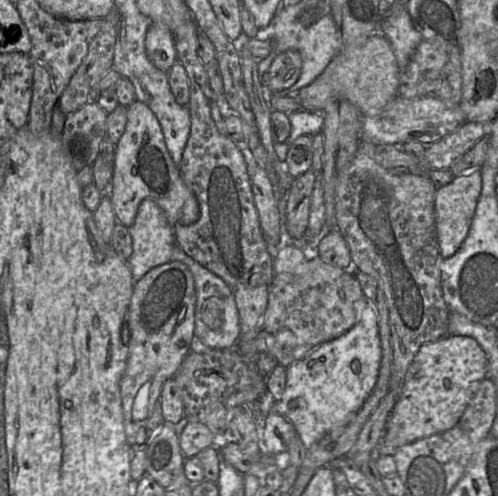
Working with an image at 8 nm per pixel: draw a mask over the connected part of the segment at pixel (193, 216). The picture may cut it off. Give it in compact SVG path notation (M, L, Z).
M137 99L128 106L126 128L115 148L114 173L109 197L117 223L127 228L130 228L135 222L139 205L144 199L153 200L164 211L171 226L193 224L200 216L197 198L180 176L179 166L174 163L166 147L164 134L156 115L145 103Z

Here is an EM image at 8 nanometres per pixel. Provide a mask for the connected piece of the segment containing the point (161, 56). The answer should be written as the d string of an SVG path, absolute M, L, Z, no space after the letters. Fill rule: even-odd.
M151 23L145 38L145 49L152 64L167 72L178 61L174 34L162 23Z

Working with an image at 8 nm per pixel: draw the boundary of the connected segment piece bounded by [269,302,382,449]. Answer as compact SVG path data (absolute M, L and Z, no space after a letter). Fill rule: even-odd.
M367 302L358 322L342 336L324 342L286 368L286 387L278 401L271 401L269 412L286 417L295 427L306 449L334 428L346 425L371 395L378 380L382 352L375 307Z

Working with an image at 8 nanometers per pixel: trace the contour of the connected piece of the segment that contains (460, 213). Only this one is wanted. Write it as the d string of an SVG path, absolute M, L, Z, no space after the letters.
M481 170L467 172L447 185L437 188L435 194L435 221L437 241L444 259L455 254L466 239L482 189Z

